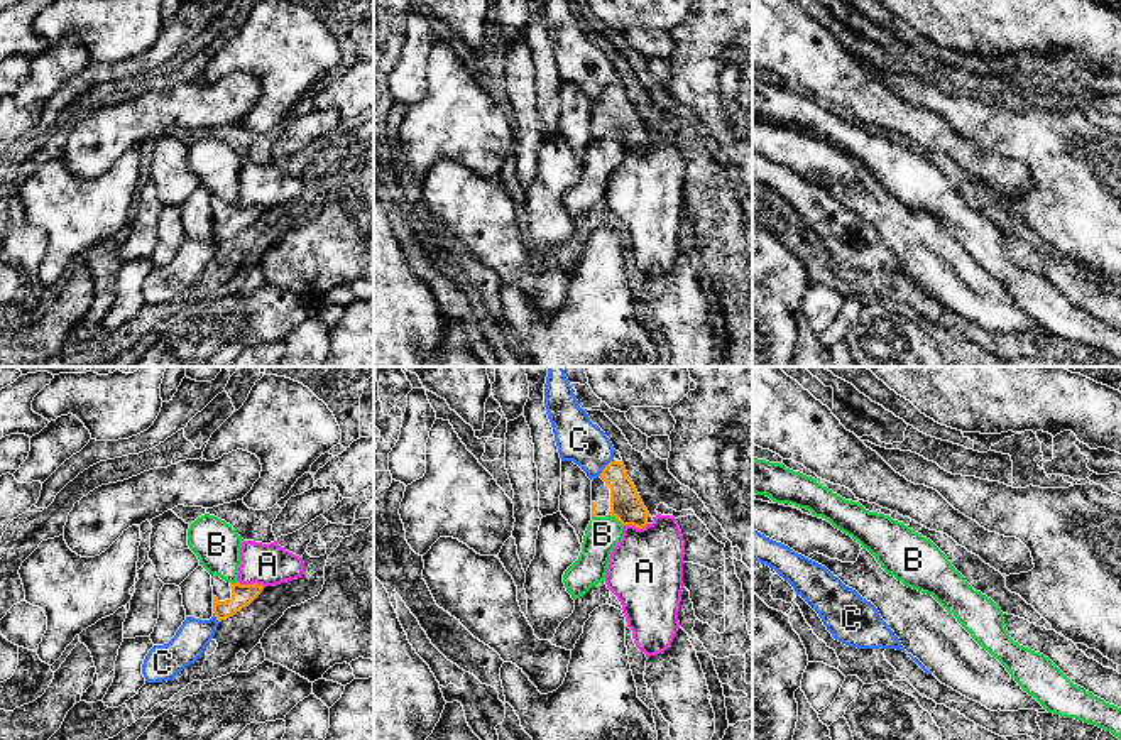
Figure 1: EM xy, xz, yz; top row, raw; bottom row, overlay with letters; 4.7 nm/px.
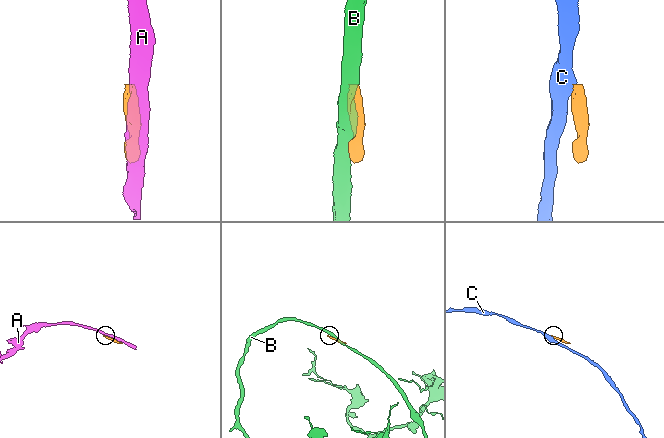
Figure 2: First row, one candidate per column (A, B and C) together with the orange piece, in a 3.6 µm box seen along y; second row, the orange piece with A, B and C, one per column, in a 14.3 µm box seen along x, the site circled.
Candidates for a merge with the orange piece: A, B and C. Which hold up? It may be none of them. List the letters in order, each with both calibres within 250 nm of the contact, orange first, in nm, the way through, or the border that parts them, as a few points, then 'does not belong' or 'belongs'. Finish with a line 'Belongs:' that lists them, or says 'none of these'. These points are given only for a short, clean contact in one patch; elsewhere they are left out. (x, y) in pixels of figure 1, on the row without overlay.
A: calibres 110 and 200 nm; does not belong
B: calibres 160 and 160 nm; does not belong
C: calibres 160 and 220 nm; border xz (614, 81), (599, 97); does not belong
Belongs: none of these

